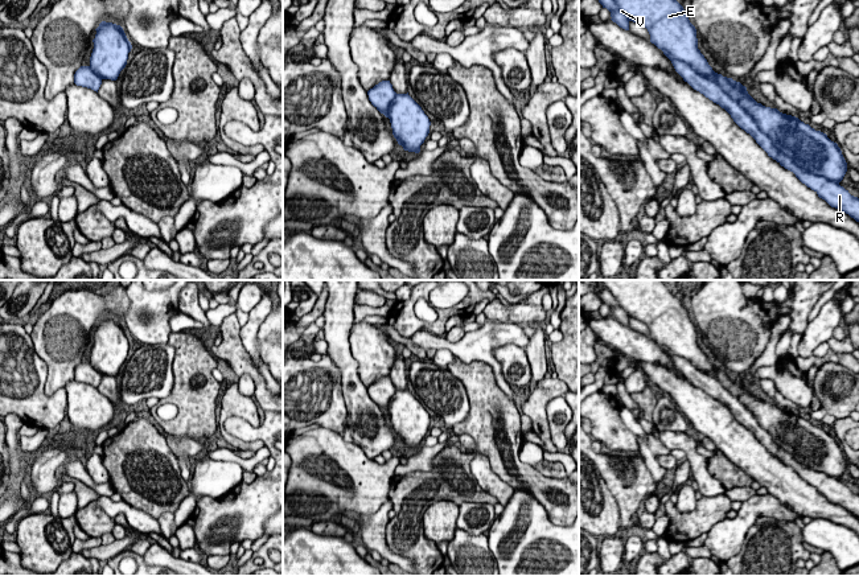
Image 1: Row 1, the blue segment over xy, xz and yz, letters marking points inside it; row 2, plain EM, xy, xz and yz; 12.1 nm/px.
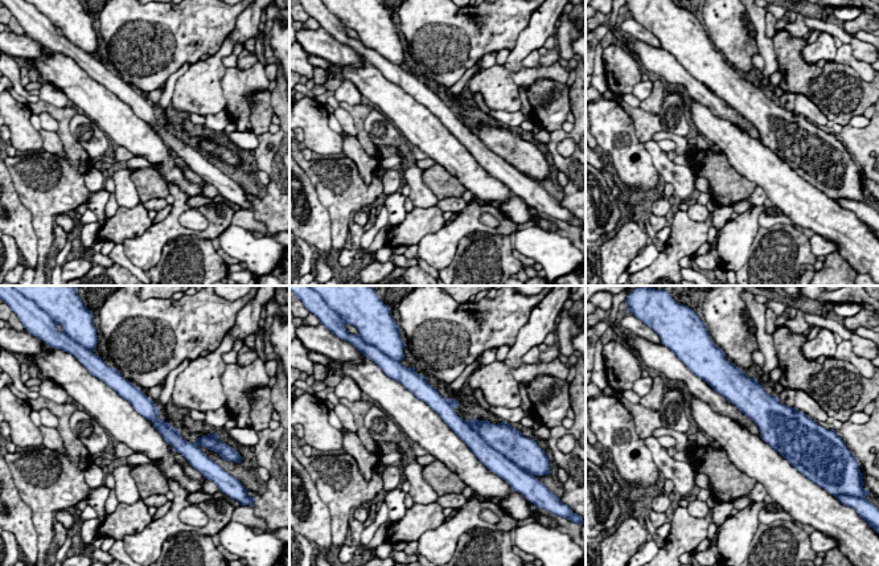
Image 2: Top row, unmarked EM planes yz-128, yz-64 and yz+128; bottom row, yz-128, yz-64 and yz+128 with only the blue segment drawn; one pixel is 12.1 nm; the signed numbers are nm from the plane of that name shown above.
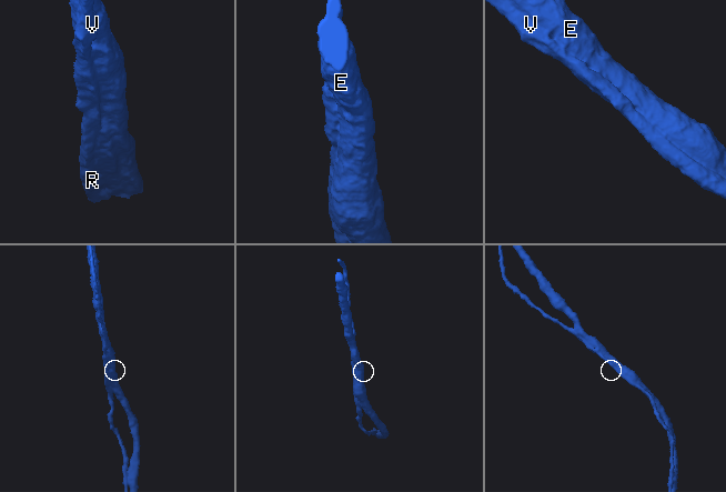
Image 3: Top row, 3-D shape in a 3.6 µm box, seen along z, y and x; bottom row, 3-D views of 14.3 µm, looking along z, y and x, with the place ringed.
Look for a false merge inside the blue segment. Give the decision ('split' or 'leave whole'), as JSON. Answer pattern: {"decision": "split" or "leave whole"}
{"decision": "leave whole"}

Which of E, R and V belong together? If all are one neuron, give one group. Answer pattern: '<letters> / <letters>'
E R V

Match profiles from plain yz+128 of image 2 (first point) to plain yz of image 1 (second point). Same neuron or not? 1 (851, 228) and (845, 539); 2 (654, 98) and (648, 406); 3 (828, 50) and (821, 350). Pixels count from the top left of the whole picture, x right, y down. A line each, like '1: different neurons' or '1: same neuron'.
1: different neurons
2: same neuron
3: different neurons

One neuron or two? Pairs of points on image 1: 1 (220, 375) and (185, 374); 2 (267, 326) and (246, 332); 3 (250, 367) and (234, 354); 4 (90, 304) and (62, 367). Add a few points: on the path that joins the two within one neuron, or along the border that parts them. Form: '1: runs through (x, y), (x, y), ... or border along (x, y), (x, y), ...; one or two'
1: border along (217, 366), (212, 374), (221, 382); two
2: border along (268, 313), (258, 332), (258, 354), (261, 360); two
3: runs through (246, 366), (238, 358); one
4: runs through (69, 312), (60, 315), (61, 346); one

